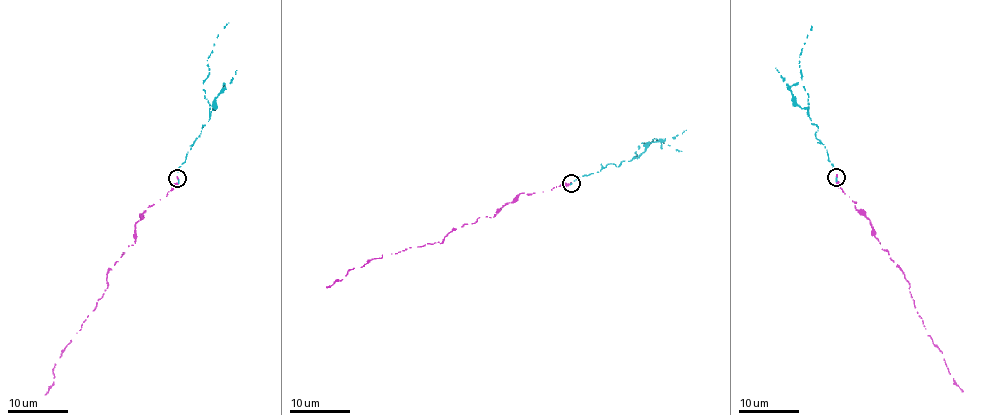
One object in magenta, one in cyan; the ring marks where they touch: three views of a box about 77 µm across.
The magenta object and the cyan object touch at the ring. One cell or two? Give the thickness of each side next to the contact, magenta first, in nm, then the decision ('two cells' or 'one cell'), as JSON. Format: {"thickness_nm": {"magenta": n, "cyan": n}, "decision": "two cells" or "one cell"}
{"thickness_nm": {"magenta": 220, "cyan": 180}, "decision": "one cell"}

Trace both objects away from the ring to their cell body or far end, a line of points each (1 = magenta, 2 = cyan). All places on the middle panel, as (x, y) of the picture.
1: (570, 182), (520, 193), (494, 217), (479, 217), (473, 223), (463, 224), (440, 243), (372, 258), (327, 287)
2: (572, 182), (608, 164), (618, 167), (636, 154), (641, 143), (654, 138), (682, 151)

